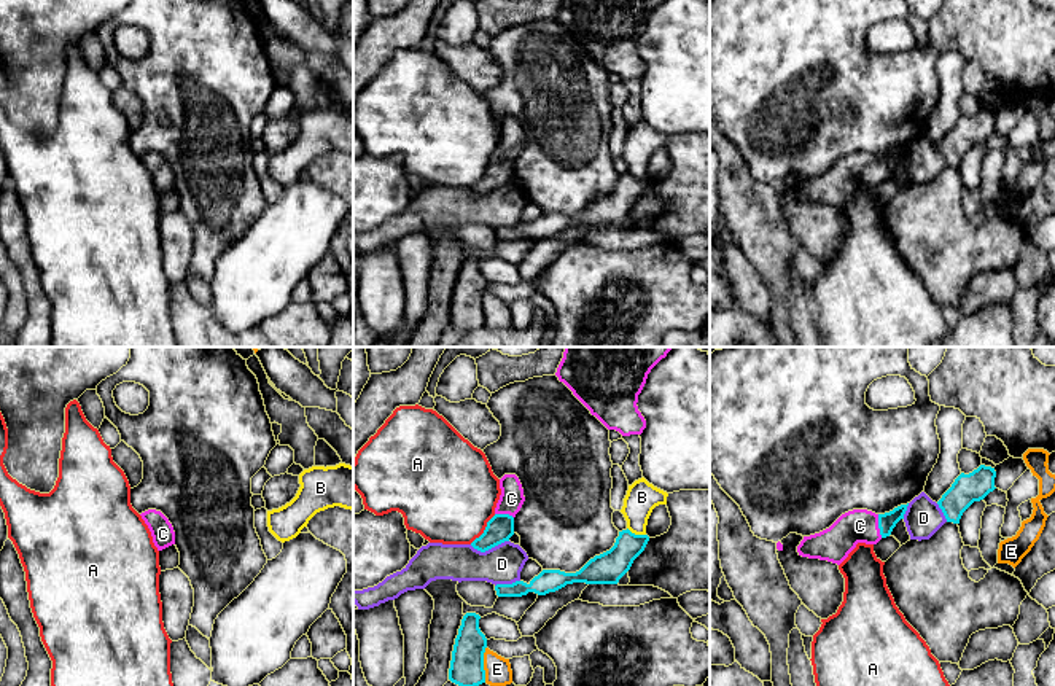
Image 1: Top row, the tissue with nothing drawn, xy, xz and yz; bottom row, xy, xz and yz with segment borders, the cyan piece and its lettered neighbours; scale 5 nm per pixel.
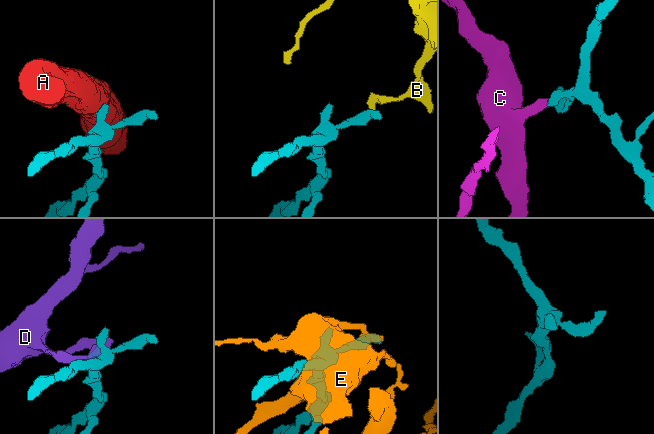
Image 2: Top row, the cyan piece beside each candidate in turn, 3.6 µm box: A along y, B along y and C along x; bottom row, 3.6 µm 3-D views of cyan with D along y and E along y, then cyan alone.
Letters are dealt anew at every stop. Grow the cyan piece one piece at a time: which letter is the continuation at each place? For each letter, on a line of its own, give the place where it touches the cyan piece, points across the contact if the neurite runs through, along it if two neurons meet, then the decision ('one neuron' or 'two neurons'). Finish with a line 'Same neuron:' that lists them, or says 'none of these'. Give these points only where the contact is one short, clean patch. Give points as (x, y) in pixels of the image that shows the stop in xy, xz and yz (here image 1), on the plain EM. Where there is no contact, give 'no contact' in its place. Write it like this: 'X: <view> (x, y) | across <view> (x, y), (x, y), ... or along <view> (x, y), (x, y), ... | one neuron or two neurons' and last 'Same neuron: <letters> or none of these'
A: xz (484, 174) | along xz (495, 158), (470, 187) | two neurons
B: xz (637, 179) | along xz (627, 171), (635, 177), (645, 179) | two neurons
C: yz (879, 169) | across yz (887, 166), (879, 169), (860, 169) | one neuron
D: xz (489, 191) | two neurons
E: xz (482, 307) | two neurons
Same neuron: C

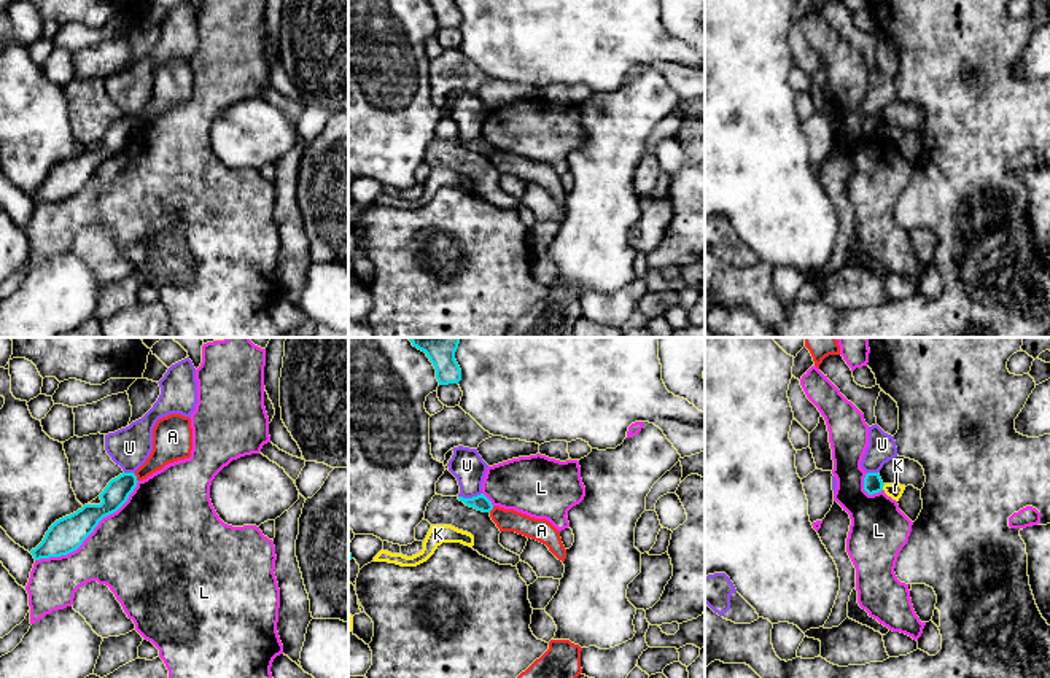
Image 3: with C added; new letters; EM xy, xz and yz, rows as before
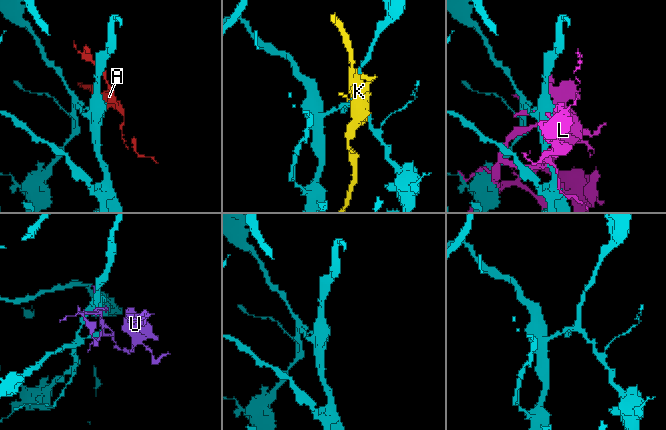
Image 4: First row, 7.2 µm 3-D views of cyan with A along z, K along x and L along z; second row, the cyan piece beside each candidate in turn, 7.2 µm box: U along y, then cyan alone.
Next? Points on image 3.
A: xy (136, 121) | along xy (134, 118), (137, 124) | two neurons
K: yz (882, 131) | two neurons
L: xy (91, 175) | two neurons
U: xz (470, 142) | two neurons
Same neuron: none of these

